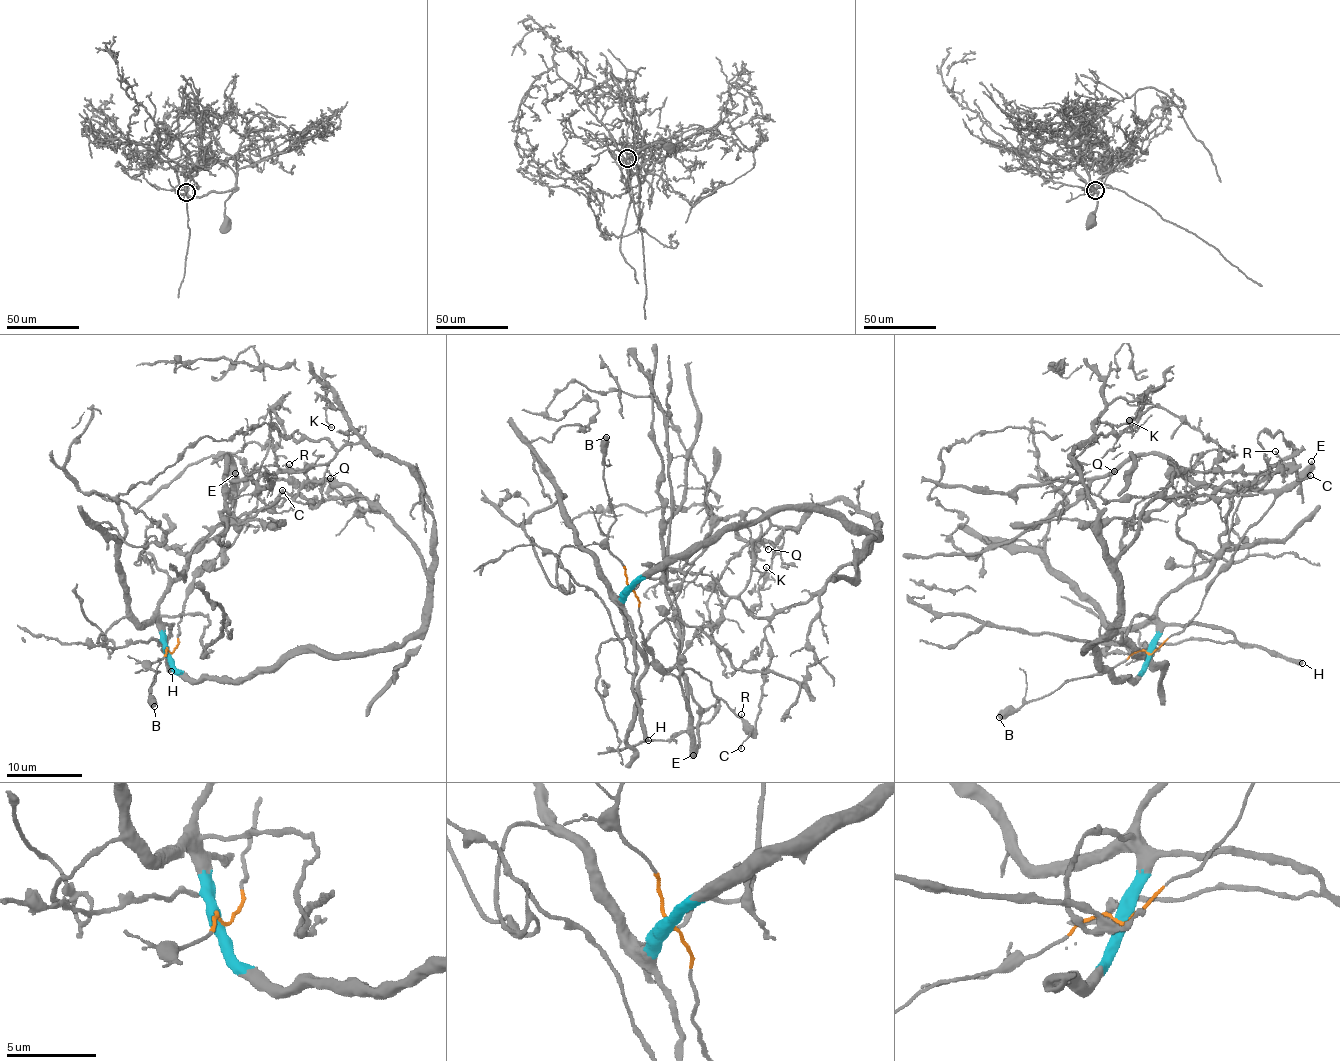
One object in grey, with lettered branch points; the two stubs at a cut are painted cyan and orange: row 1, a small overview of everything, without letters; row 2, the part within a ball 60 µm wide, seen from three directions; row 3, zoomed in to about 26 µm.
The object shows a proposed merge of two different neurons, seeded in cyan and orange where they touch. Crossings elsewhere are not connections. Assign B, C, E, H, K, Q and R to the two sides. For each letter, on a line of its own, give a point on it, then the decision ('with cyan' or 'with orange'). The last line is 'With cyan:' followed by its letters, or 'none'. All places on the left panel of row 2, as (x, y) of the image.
B: (154, 706) | with orange
C: (282, 490) | with orange
E: (235, 473) | with orange
H: (171, 671) | with cyan
K: (331, 427) | with cyan
Q: (330, 478) | with cyan
R: (289, 464) | with orange
With cyan: H, K, Q

